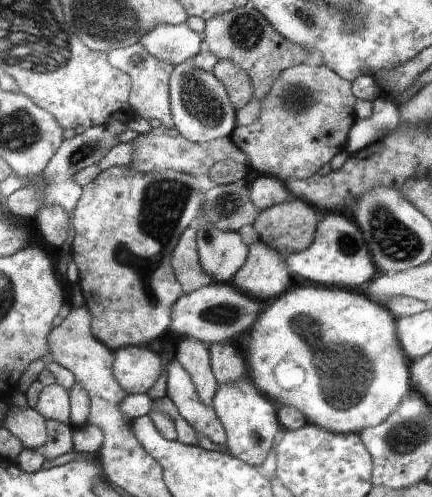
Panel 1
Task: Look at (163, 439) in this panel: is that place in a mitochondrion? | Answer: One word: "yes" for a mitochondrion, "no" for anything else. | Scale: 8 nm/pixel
no

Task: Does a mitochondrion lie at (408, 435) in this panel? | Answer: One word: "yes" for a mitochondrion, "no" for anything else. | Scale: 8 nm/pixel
yes

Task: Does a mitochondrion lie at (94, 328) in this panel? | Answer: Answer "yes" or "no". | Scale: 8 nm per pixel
no

